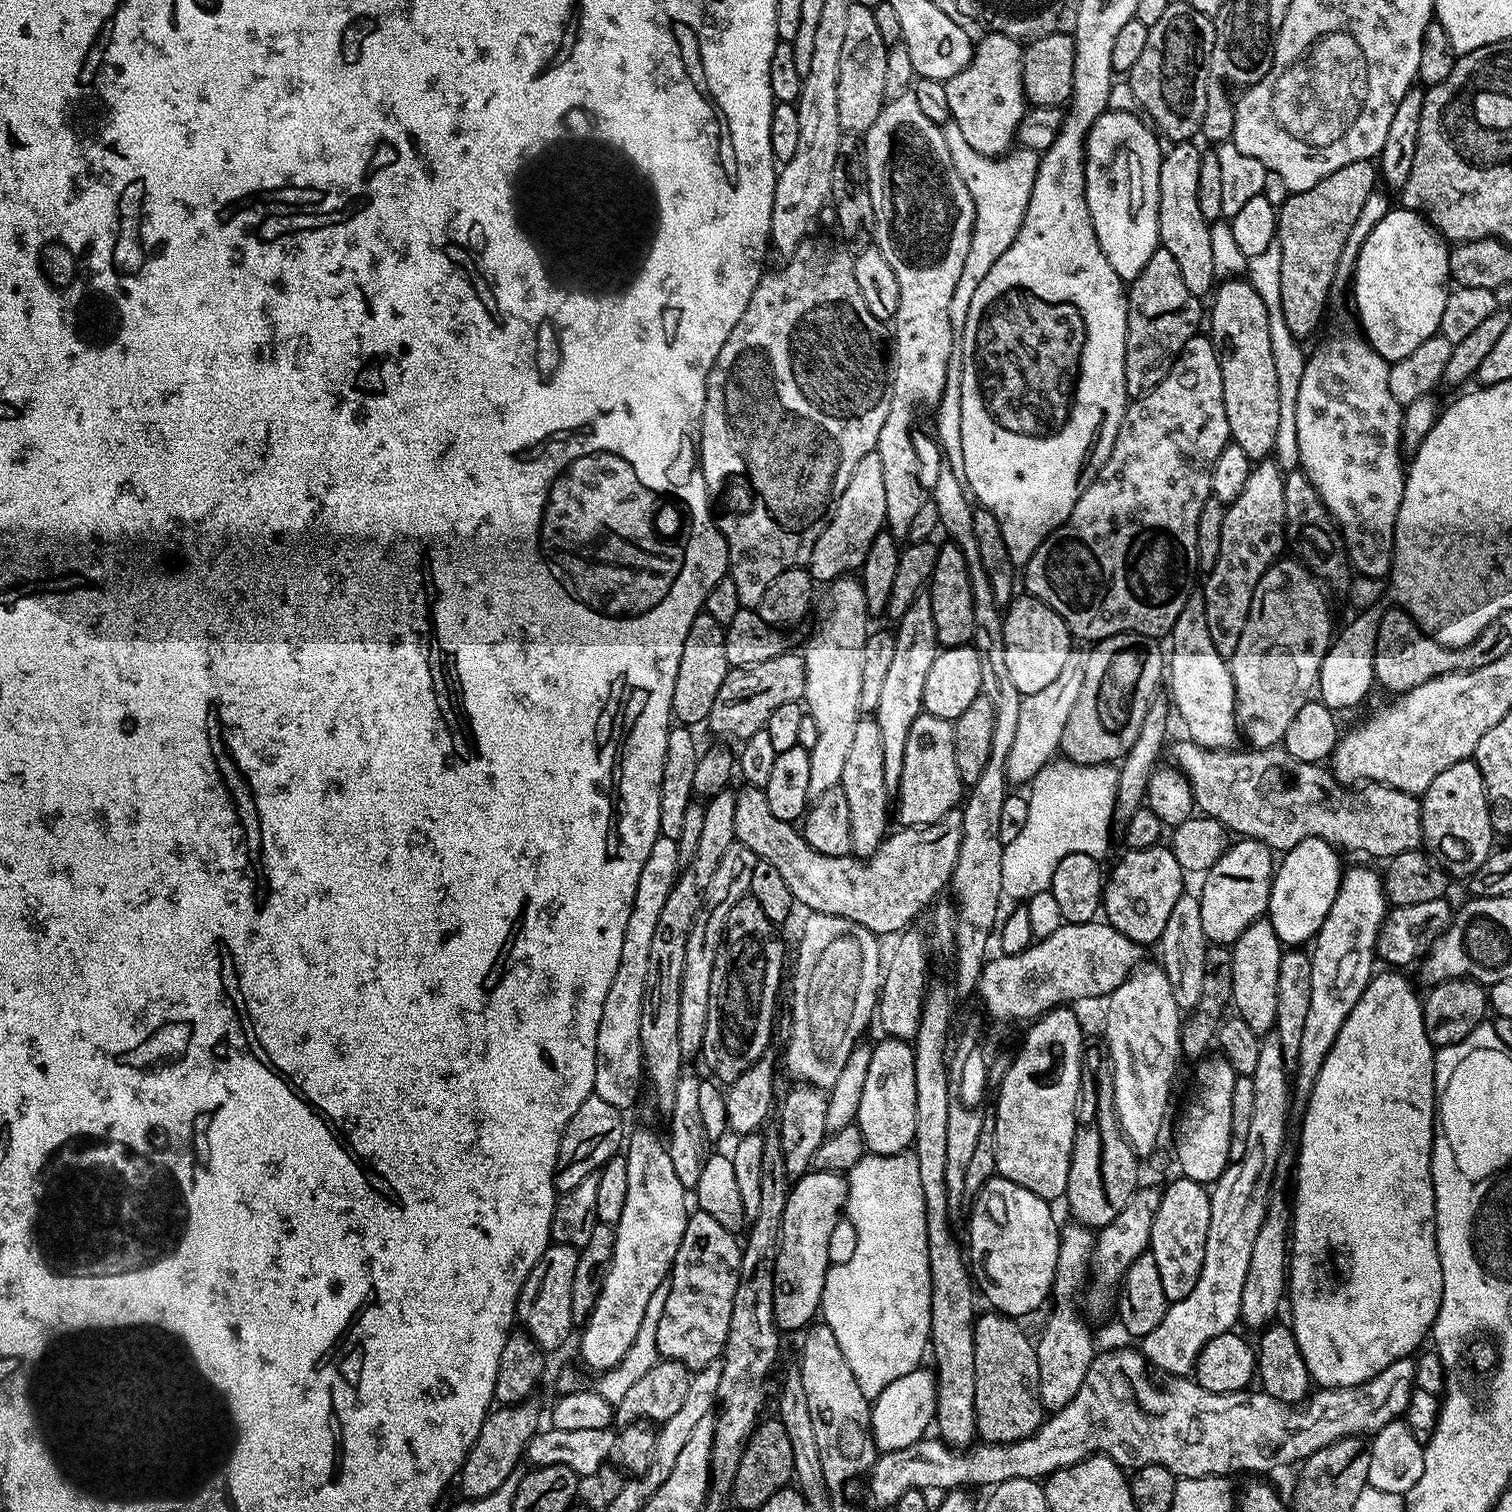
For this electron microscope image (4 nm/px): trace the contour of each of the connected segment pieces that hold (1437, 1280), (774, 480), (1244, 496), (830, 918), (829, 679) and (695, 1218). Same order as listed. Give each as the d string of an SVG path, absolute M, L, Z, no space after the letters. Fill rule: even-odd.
M1384 970L1388 972L1377 971L1372 979L1368 981L1366 990L1362 998L1350 1010L1346 1022L1342 1022L1342 1030L1338 1030L1338 1038L1334 1038L1334 1046L1330 1054L1326 1054L1326 1062L1322 1062L1322 1074L1318 1074L1318 1082L1314 1082L1314 1090L1308 1099L1307 1108L1303 1109L1304 1125L1300 1128L1300 1157L1297 1155L1294 1160L1294 1177L1296 1176L1296 1209L1290 1212L1290 1259L1288 1262L1288 1278L1286 1281L1286 1300L1290 1305L1292 1303L1292 1320L1290 1327L1294 1338L1298 1342L1298 1350L1302 1350L1302 1358L1308 1367L1308 1373L1312 1375L1313 1381L1321 1388L1345 1388L1355 1384L1364 1384L1374 1374L1386 1370L1390 1362L1394 1362L1403 1356L1412 1356L1415 1348L1425 1339L1429 1339L1432 1325L1438 1318L1440 1303L1444 1301L1444 1275L1442 1274L1442 1262L1438 1254L1436 1245L1436 1203L1434 1202L1434 1186L1432 1185L1432 1138L1434 1135L1434 1125L1438 1120L1438 1097L1436 1094L1436 1054L1437 1049L1430 1042L1426 1034L1424 1025L1424 1005L1422 1003L1421 993L1416 993L1412 989L1412 984L1403 976L1400 970Z
M809 238L800 243L798 250L794 250L792 256L787 257L785 264L788 265L781 272L768 270L760 277L758 286L750 298L750 306L746 306L746 314L742 314L742 318L738 318L738 326L734 326L734 330L730 330L730 338L726 338L726 342L722 346L722 350L718 354L718 358L708 375L704 413L700 419L700 468L703 470L704 477L706 478L708 498L714 509L716 526L719 528L720 533L724 535L724 541L728 547L728 572L730 573L730 579L734 582L734 586L738 586L738 602L741 608L753 610L762 602L762 594L766 594L766 586L770 586L770 582L774 582L774 578L778 578L778 574L782 574L788 568L798 568L807 565L810 554L814 550L814 542L818 542L822 530L826 530L826 526L830 522L830 518L842 498L842 490L846 490L846 486L850 486L850 477L854 474L854 469L858 466L858 462L865 454L876 451L878 434L882 430L882 422L886 422L886 414L890 414L890 398L892 397L892 373L890 371L890 356L886 351L886 336L884 340L884 328L886 328L886 324L885 321L874 318L874 314L870 314L866 301L862 299L862 290L858 287L856 279L854 279L853 253L851 251L848 253L846 249L839 248L838 245L831 244L828 240Z
M1269 458L1252 465L1246 486L1232 504L1227 505L1222 518L1222 546L1218 546L1218 562L1207 573L1208 581L1202 585L1206 606L1206 626L1210 626L1210 642L1214 650L1230 658L1238 650L1254 590L1271 564L1281 559L1286 548L1284 515L1286 502L1282 498L1285 472Z
M813 912L805 915L804 933L800 936L800 945L796 948L796 965L791 965L790 976L792 972L792 1029L788 1032L788 1045L784 1048L784 1064L788 1067L788 1072L793 1076L793 1081L803 1082L812 1085L814 1088L827 1090L834 1086L838 1074L842 1074L843 1067L846 1066L846 1058L856 1049L857 1044L861 1043L864 1031L868 1028L868 1023L873 1023L874 1013L878 1003L878 993L880 990L880 981L882 979L882 956L880 960L881 941L866 926L858 922L850 922L850 918L838 918L834 914L822 914Z
M855 575L840 576L827 585L828 593L824 596L824 613L812 632L812 637L802 647L804 658L804 694L803 707L810 718L814 718L814 726L818 726L818 738L810 750L810 790L809 797L821 796L826 790L840 787L842 769L854 739L854 729L860 717L860 695L862 694L862 661L866 638L870 631L868 619L870 613L866 606L866 594L862 590L859 579Z
M696 1210L689 1215L686 1234L682 1234L682 1246L678 1246L678 1254L666 1281L670 1286L670 1294L658 1322L658 1354L661 1358L695 1370L723 1357L726 1334L730 1334L730 1314L734 1311L734 1289L738 1287L741 1247L737 1233L726 1230L726 1226L710 1218L710 1214Z

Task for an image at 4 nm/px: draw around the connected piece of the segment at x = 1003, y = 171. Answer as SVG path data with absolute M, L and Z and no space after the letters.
M951 122L943 125L946 138L946 150L950 150L954 166L966 182L966 190L970 190L970 198L974 202L974 226L970 238L970 254L966 254L966 266L962 266L962 278L958 278L958 286L954 286L954 298L950 302L950 322L953 333L963 333L968 321L970 301L974 298L974 290L978 290L978 282L990 274L990 266L1006 254L1006 250L1014 242L1018 230L1024 221L1026 206L1030 202L1030 194L1034 190L1034 178L1038 174L1041 153L1013 147L1003 156L987 156L978 154L962 130Z

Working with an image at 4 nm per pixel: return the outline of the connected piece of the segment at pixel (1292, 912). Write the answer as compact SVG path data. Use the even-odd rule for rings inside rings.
M1306 838L1306 842L1298 842L1298 846L1283 853L1284 861L1275 865L1266 918L1274 926L1281 945L1304 946L1315 937L1340 889L1340 856L1325 840Z

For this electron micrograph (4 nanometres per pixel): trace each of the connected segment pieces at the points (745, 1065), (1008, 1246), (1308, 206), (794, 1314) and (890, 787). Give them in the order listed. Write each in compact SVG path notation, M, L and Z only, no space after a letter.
M752 895L743 896L730 914L726 914L726 926L722 934L718 958L714 962L714 974L710 978L710 1006L706 1018L706 1034L702 1057L708 1063L708 1068L713 1072L721 1085L732 1084L738 1074L742 1074L761 1059L768 1050L768 1043L772 1040L772 1019L776 1016L776 995L780 992L780 975L785 975L784 944L780 941L777 925L762 914L762 906Z
M997 1174L986 1182L986 1186L982 1186L982 1190L975 1193L972 1204L972 1217L968 1220L968 1244L966 1240L966 1256L970 1261L970 1271L974 1277L974 1283L984 1296L989 1300L991 1307L995 1311L1013 1318L1021 1318L1020 1316L1028 1316L1031 1312L1036 1312L1052 1295L1052 1283L1054 1282L1054 1274L1058 1266L1058 1250L1060 1249L1060 1228L1056 1220L1052 1217L1053 1205L1047 1200L1038 1198L1038 1194L1030 1194L1030 1190L1026 1190L1022 1186L1018 1186L1014 1182L1010 1182L1003 1174Z
M1359 160L1334 170L1334 174L1310 186L1310 190L1291 193L1278 209L1275 243L1282 250L1282 316L1297 340L1304 342L1307 336L1315 334L1328 296L1333 295L1332 283L1338 258L1342 258L1342 246L1346 246L1346 238L1350 238L1350 229L1366 198L1377 188L1377 165L1372 160Z
M809 1170L789 1187L774 1274L774 1318L777 1328L785 1333L799 1333L817 1319L830 1267L830 1234L845 1215L847 1206L848 1182L838 1172Z
M931 595L916 596L914 602L910 602L910 610L902 614L894 631L896 634L894 658L888 667L874 713L880 733L882 733L884 777L886 790L890 794L895 794L900 790L902 761L906 756L906 737L910 734L910 726L914 726L914 718L918 718L924 711L926 674L930 674L930 666L934 666L934 658L938 651Z

